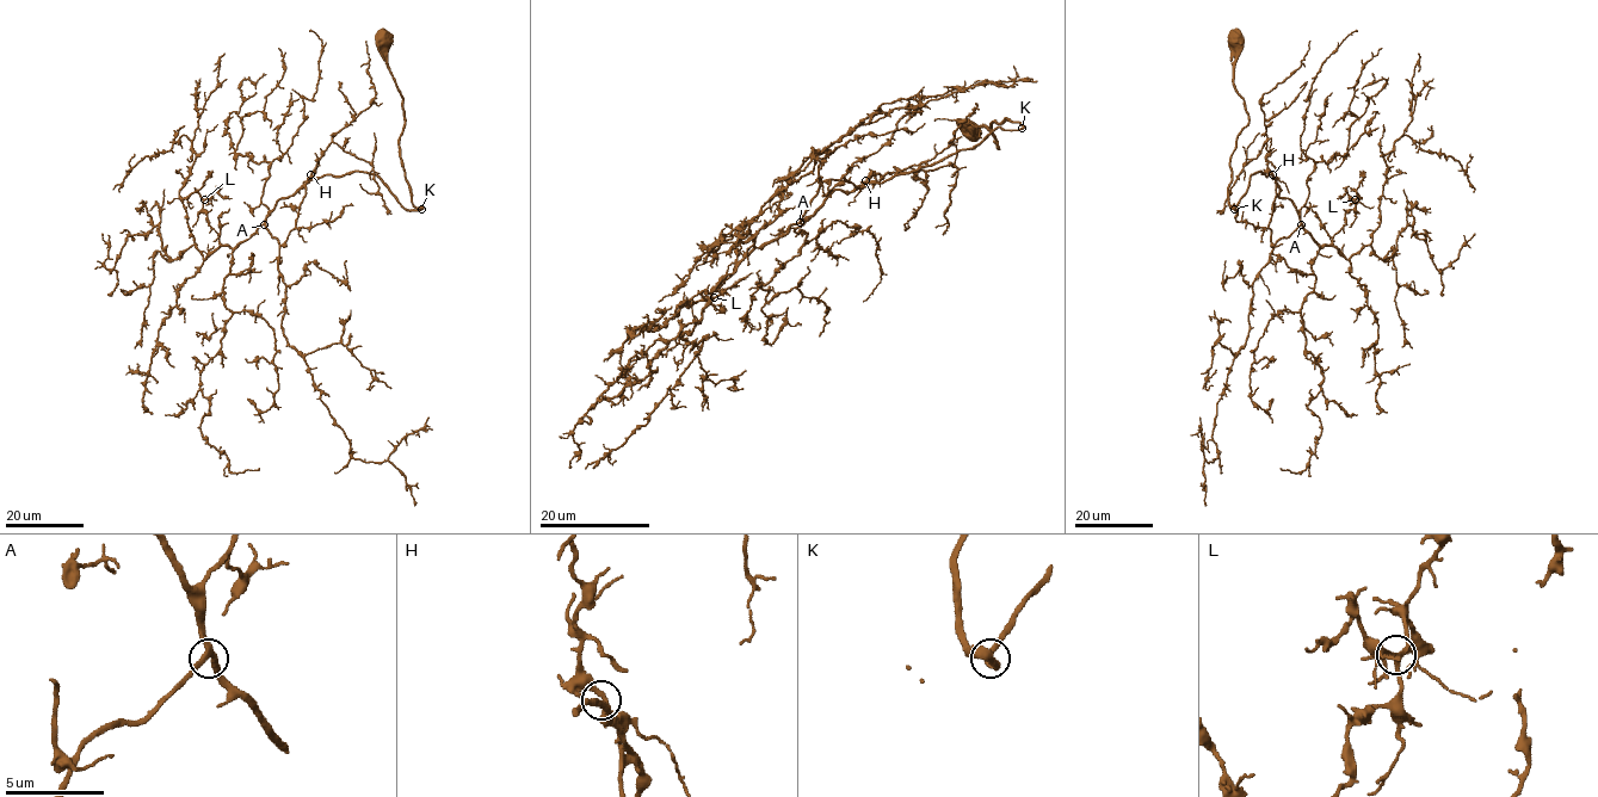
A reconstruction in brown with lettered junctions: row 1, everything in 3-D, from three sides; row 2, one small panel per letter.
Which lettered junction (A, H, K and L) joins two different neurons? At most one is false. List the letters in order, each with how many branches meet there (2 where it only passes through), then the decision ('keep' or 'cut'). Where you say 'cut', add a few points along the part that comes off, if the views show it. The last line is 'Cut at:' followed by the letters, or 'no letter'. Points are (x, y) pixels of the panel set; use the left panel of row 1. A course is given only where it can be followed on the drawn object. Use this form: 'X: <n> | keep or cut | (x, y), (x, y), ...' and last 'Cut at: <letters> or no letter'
A: 3 | keep
H: 2 | keep
K: 2 | keep
L: 3 | keep
Cut at: no letter

